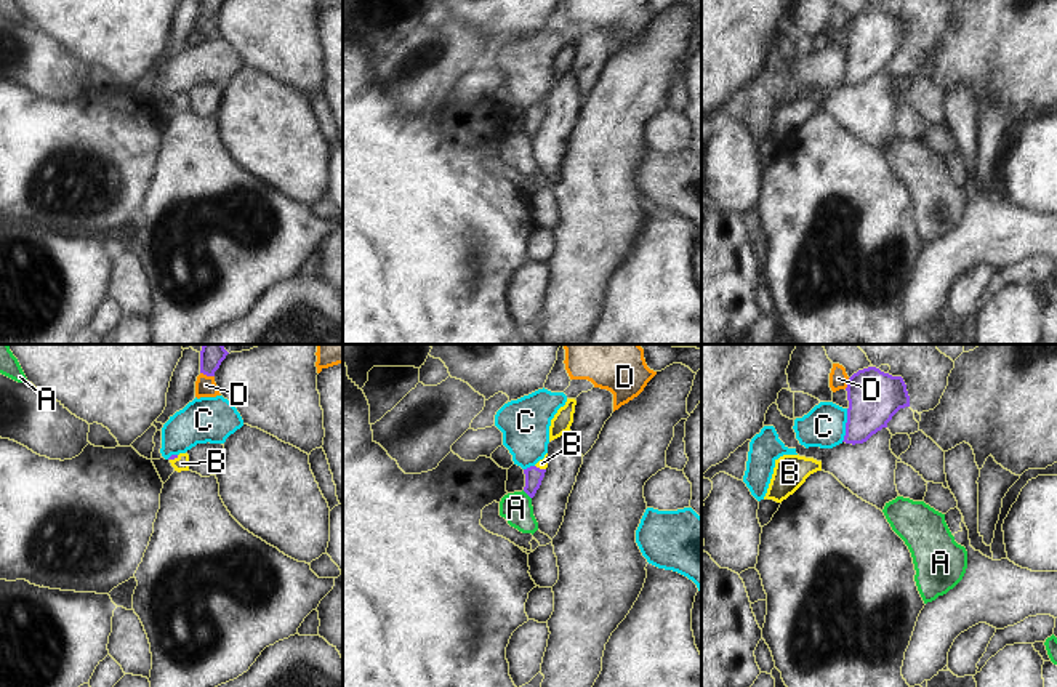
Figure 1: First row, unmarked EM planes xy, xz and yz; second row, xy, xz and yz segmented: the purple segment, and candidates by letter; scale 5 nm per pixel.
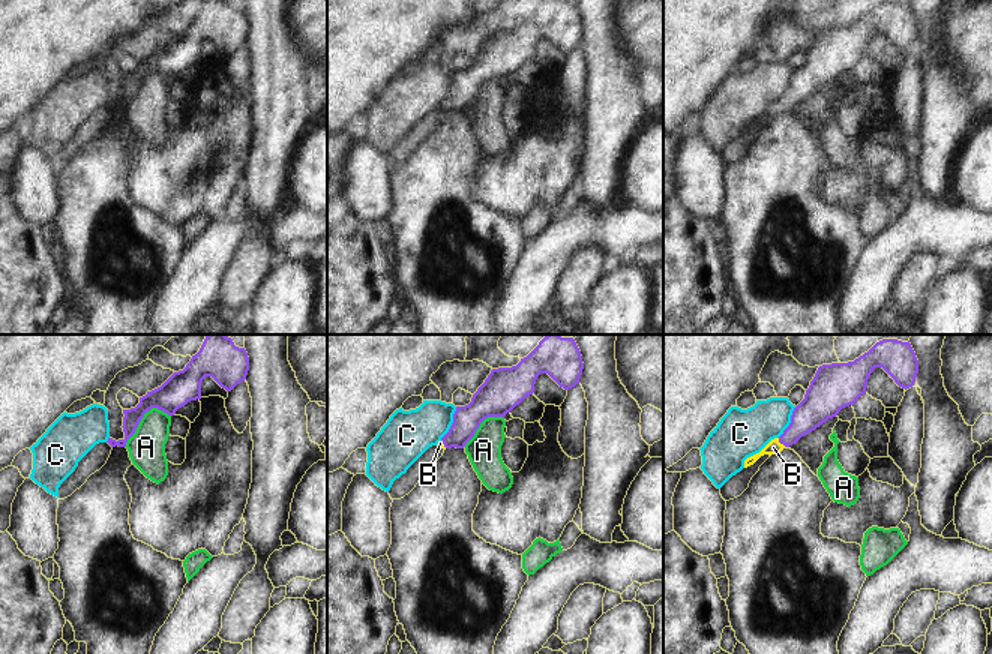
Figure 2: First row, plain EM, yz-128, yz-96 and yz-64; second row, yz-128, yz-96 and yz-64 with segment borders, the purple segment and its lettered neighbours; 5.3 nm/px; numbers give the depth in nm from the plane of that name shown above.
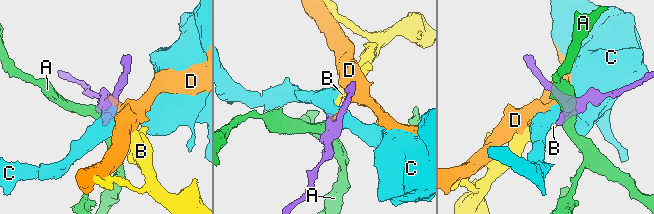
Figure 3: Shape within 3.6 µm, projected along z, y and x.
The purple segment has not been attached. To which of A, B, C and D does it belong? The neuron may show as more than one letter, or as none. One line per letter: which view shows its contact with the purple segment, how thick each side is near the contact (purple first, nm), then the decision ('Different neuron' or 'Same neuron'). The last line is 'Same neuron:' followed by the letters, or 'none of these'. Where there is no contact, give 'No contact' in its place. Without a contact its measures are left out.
A: Touches purple in xz. Thickness 90 nm (purple) against 160 nm. Different neuron
B: Touches purple in xz. Thickness 90 nm (purple) against 50 nm. Same neuron
C: Touches purple in yz. Thickness 260 nm (purple) against 220 nm. Different neuron
D: Touches purple in xy. Thickness 80 nm (purple) against 110 nm. Different neuron
Same neuron: B

